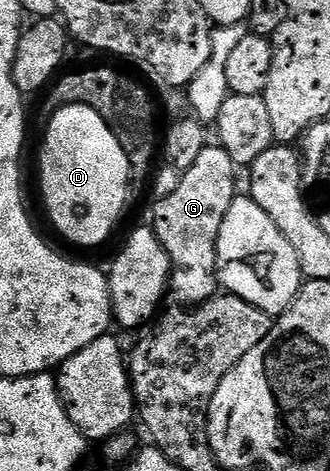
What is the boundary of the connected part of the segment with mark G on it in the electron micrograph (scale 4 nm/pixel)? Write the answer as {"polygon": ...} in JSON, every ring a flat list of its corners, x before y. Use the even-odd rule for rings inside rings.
{"polygon":[[207,144,206,149,200,151,194,166,182,173,180,187,176,187,176,191,172,191,172,195,157,198,153,202,155,205,152,228,170,260,170,285,173,292,174,289,178,292,180,300,187,301,187,306,201,305,203,301,219,292,218,236,220,227,224,223,224,215,228,215,228,207,232,207,236,196,234,172,236,172,236,166,228,155,228,151,224,151,217,144]]}

